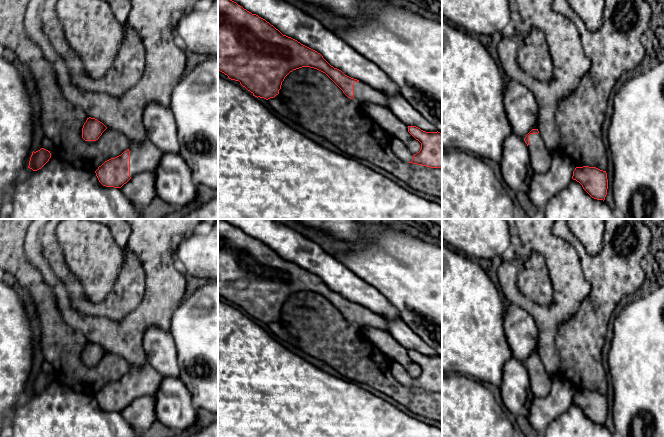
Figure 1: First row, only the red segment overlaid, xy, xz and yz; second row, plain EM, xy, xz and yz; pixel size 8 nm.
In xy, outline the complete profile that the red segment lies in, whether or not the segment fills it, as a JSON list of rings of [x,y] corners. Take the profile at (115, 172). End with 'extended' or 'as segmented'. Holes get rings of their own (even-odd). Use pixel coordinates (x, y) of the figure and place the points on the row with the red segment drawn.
[[[148,139],[143,142],[130,140],[126,151],[105,161],[95,173],[103,186],[121,188],[136,174],[154,171],[162,155],[163,152]]]; extended

